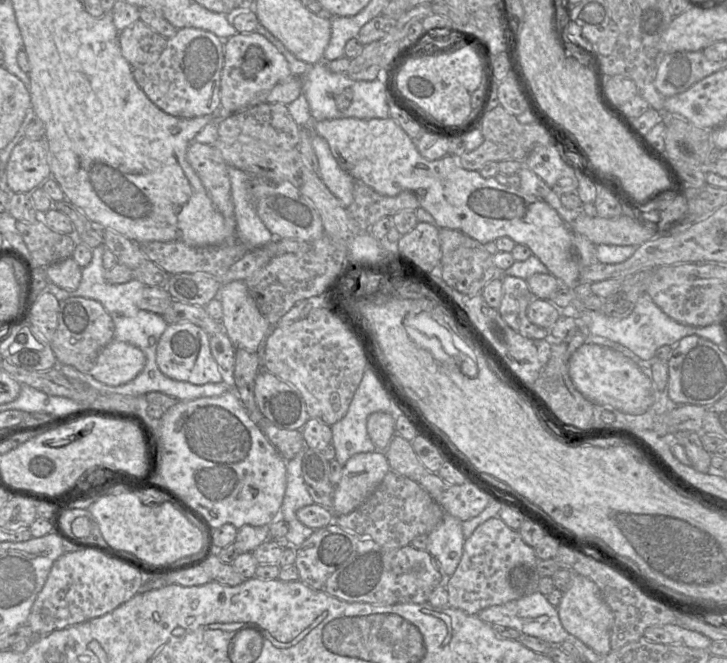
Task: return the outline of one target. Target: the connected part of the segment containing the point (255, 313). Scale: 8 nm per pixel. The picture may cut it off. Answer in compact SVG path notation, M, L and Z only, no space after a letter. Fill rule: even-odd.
M236 280L221 286L217 298L222 303L224 332L235 348L256 353L272 326L262 315L245 281Z

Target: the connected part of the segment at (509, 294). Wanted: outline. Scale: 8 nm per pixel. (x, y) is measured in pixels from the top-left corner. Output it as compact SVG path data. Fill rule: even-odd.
M502 275L503 294L498 312L502 319L520 335L532 339L549 339L549 330L532 323L527 317L527 307L533 300L527 281L515 276Z

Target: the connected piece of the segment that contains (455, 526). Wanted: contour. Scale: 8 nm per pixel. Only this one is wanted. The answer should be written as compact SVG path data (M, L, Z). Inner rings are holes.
M446 512L441 523L429 533L426 549L436 559L445 578L455 572L462 557L464 541L462 521Z

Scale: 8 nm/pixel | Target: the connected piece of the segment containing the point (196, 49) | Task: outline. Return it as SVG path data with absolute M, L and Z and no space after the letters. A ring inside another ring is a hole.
M183 27L167 40L160 57L153 63L132 67L137 84L148 98L162 111L180 118L194 118L212 114L221 108L220 82L224 65L224 45L221 39L210 31Z

